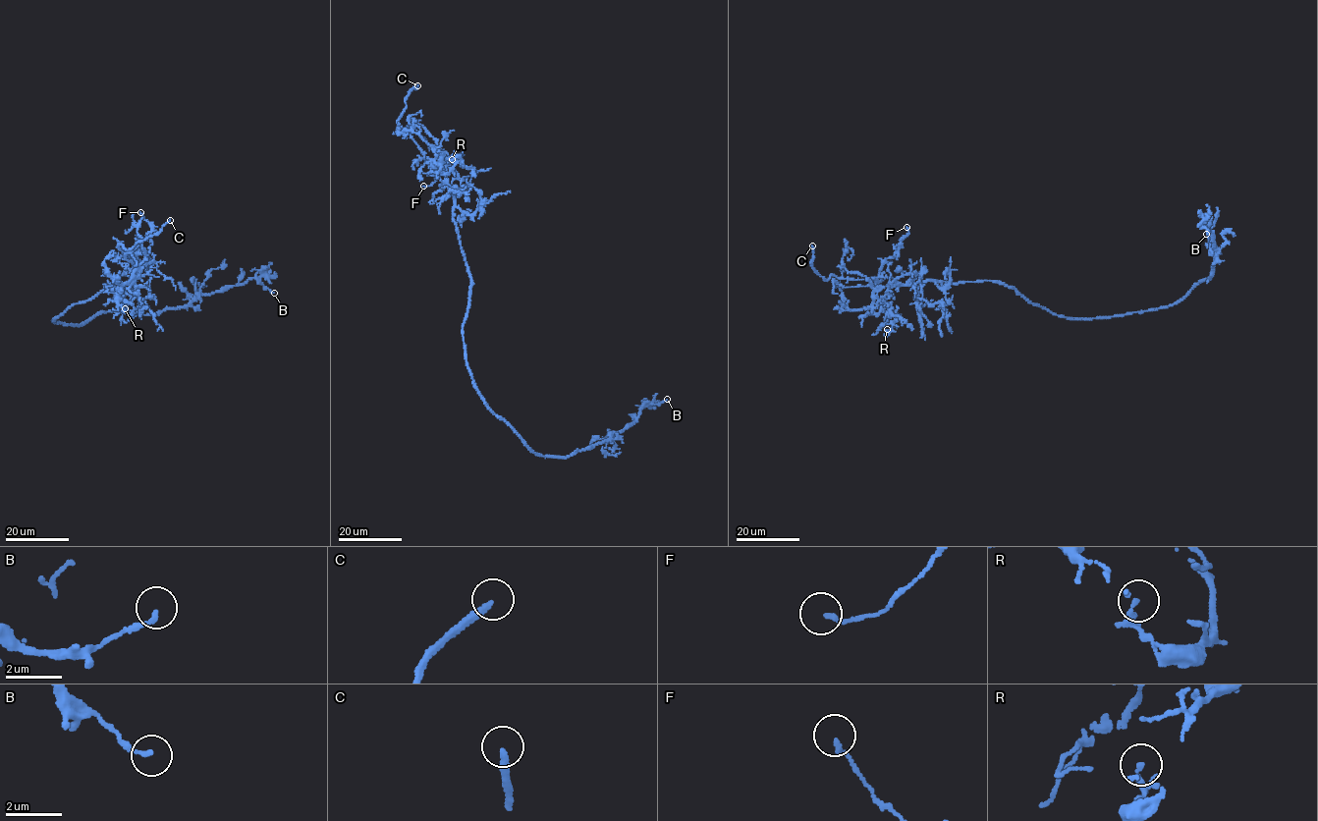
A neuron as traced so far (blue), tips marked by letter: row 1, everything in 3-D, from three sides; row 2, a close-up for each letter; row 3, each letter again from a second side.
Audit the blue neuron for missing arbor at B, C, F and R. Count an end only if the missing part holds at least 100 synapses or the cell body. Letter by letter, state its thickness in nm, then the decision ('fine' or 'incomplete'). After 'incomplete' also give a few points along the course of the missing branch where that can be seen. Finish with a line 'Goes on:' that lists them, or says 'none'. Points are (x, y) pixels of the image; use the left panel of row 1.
B: calibre 150 nm; fine
C: calibre 240 nm; incomplete; course (170, 220), (186, 219), (194, 210), (199, 190), (216, 174), (229, 149), (237, 142)
F: calibre 160 nm; fine
R: calibre 130 nm; fine
Goes on: C

